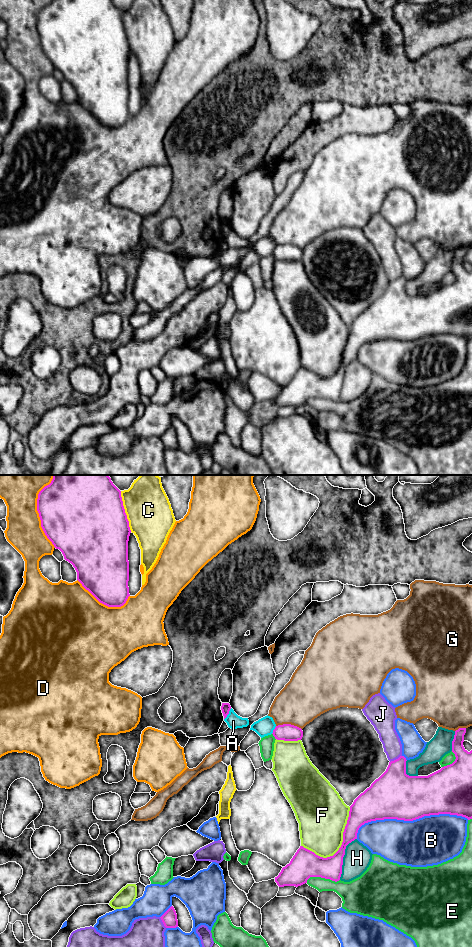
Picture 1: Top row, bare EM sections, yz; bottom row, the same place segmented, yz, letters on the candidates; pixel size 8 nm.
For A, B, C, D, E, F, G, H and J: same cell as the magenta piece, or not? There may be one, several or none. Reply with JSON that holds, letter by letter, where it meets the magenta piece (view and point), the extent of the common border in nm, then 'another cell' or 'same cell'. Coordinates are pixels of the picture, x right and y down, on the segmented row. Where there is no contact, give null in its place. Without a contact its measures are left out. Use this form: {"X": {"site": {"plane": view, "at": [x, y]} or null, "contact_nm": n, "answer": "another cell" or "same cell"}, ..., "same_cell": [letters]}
{"A": {"site": {"plane": "yz", "at": [228, 713]}, "contact_nm": 110, "answer": "another cell"}, "B": {"site": {"plane": "yz", "at": [408, 820]}, "contact_nm": 900, "answer": "another cell"}, "C": {"site": {"plane": "yz", "at": [124, 511]}, "contact_nm": 340, "answer": "another cell"}, "D": {"site": {"plane": "yz", "at": [37, 510]}, "contact_nm": 600, "answer": "another cell"}, "E": {"site": {"plane": "yz", "at": [322, 877]}, "contact_nm": 280, "answer": "another cell"}, "F": {"site": {"plane": "yz", "at": [340, 847]}, "contact_nm": 500, "answer": "another cell"}, "G": {"site": {"plane": "yz", "at": [289, 724]}, "contact_nm": 220, "answer": "another cell"}, "H": {"site": {"plane": "yz", "at": [342, 858]}, "contact_nm": 360, "answer": "another cell"}, "J": {"site": {"plane": "yz", "at": [396, 759]}, "contact_nm": 110, "answer": "another cell"}, "same_cell": []}

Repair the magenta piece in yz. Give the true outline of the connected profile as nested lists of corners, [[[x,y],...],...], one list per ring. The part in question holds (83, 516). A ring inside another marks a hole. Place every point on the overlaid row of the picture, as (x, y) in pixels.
[[[53,475],[51,483],[45,486],[38,494],[37,511],[41,520],[41,527],[56,549],[59,549],[66,561],[71,563],[77,572],[77,580],[88,590],[100,603],[108,607],[123,606],[129,594],[129,561],[128,561],[128,541],[131,533],[129,521],[125,513],[121,491],[113,484],[108,475]]]

